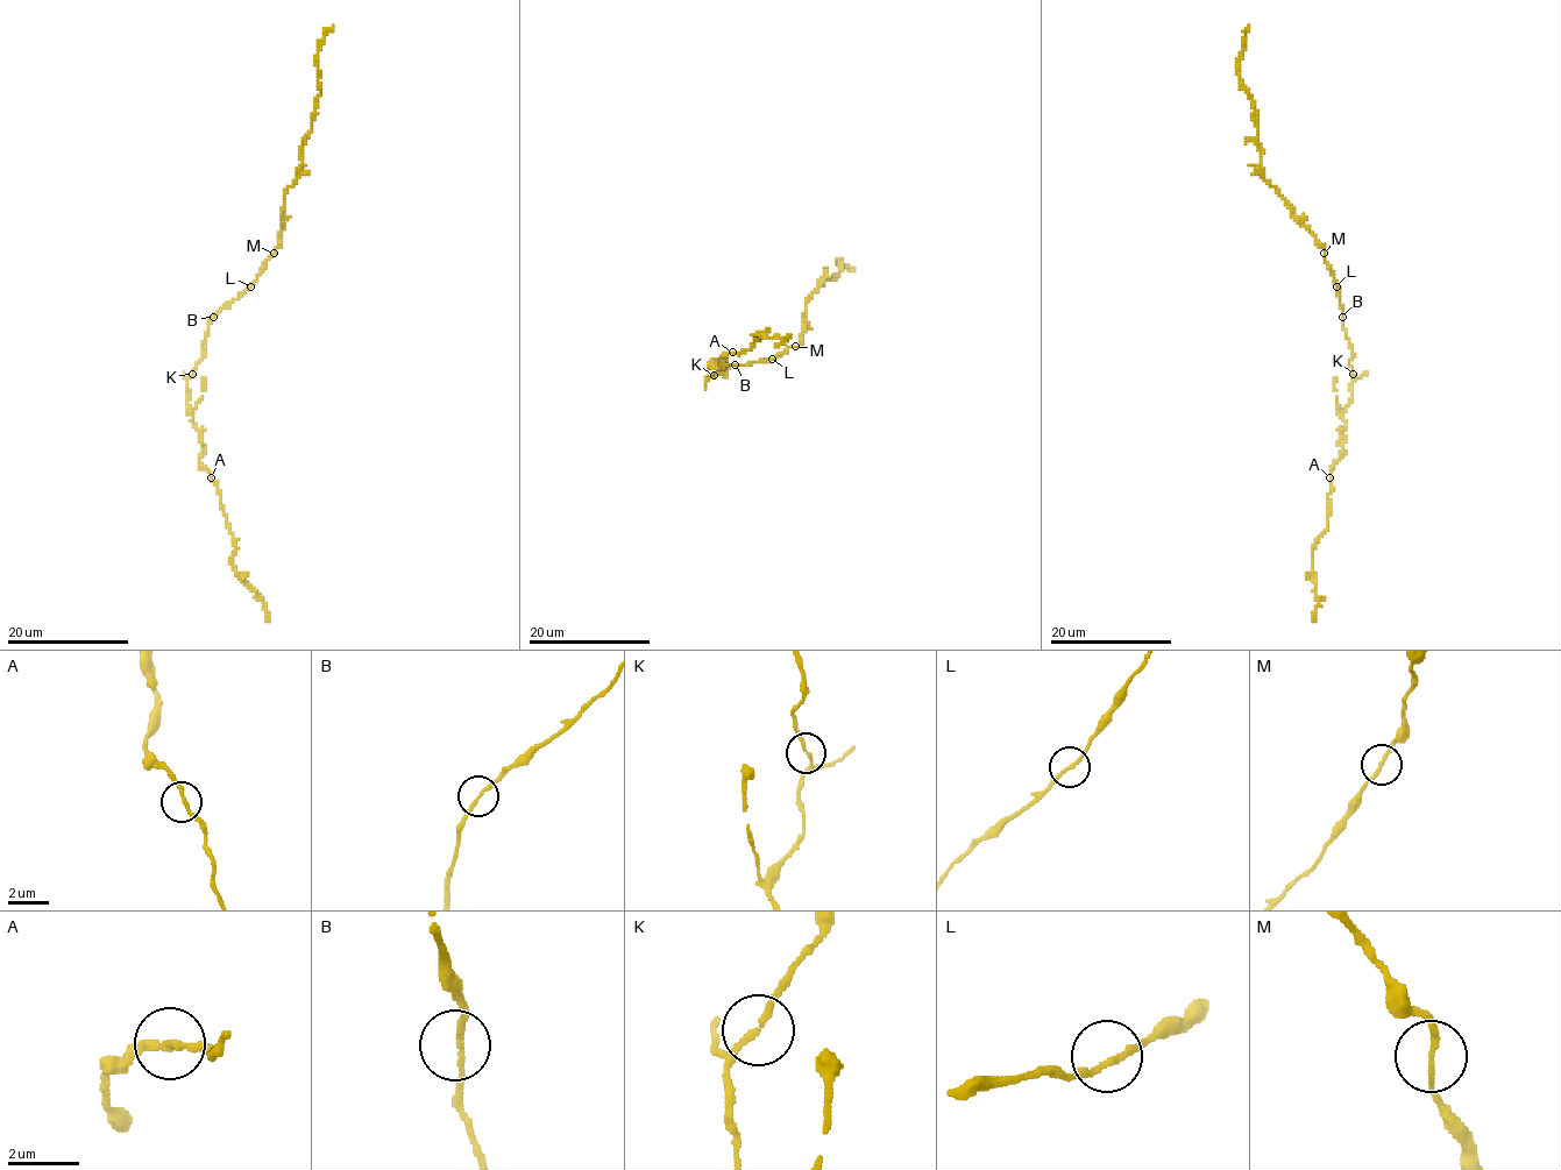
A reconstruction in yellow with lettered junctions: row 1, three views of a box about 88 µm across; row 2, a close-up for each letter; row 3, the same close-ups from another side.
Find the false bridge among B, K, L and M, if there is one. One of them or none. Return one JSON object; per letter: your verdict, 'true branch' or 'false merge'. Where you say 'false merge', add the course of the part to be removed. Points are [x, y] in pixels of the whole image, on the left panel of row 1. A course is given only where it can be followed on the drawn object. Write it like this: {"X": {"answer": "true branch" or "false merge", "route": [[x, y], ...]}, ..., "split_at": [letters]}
{"B": {"answer": "true branch"}, "K": {"answer": "true branch"}, "L": {"answer": "true branch"}, "M": {"answer": "true branch"}, "split_at": []}

